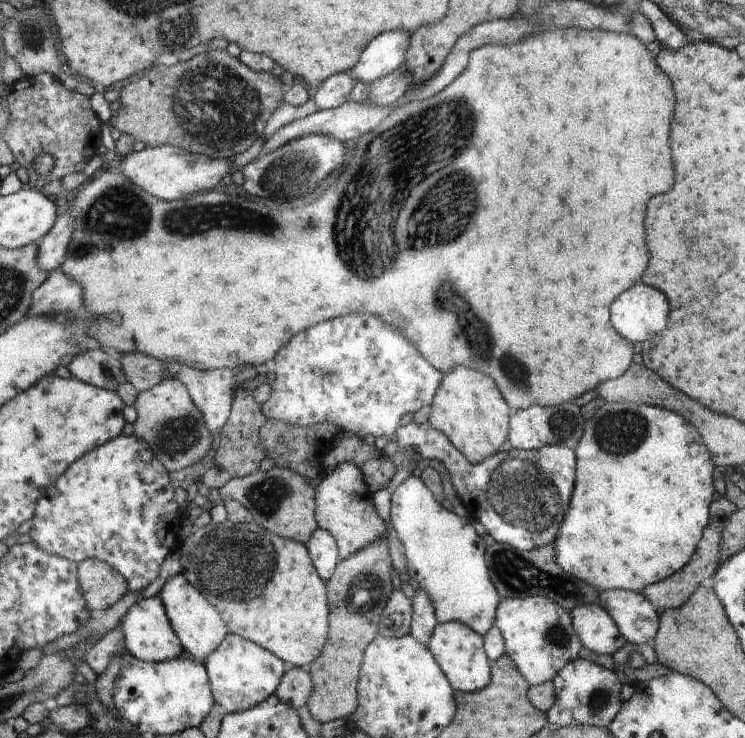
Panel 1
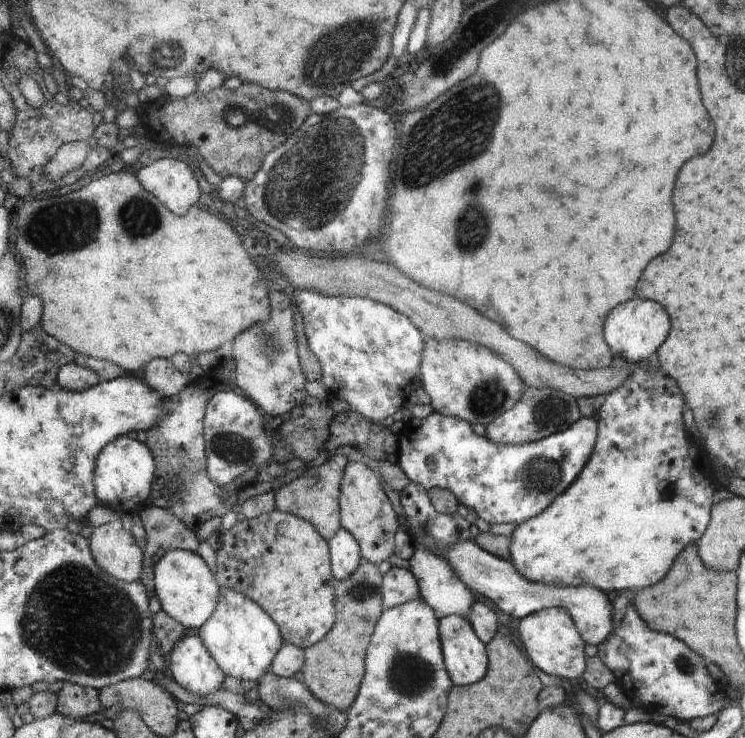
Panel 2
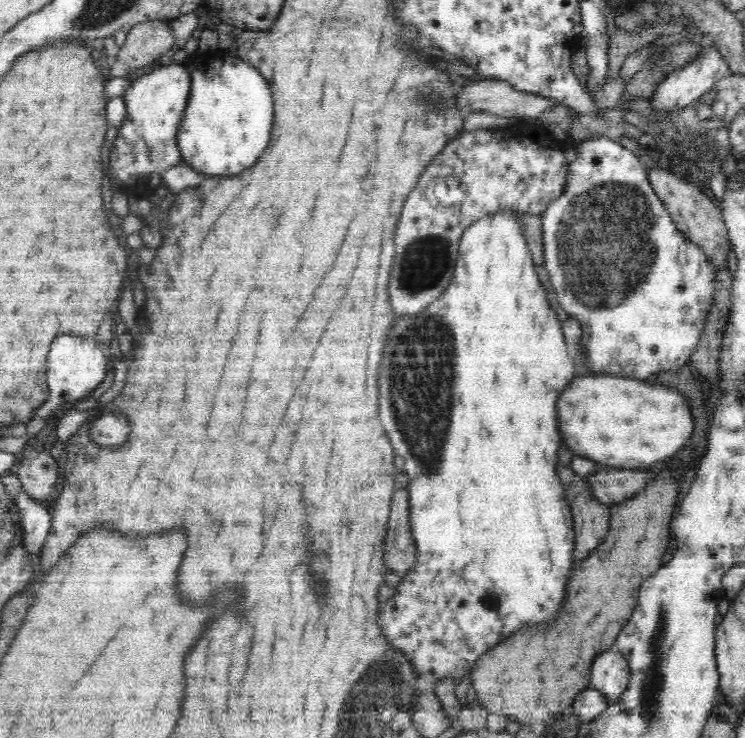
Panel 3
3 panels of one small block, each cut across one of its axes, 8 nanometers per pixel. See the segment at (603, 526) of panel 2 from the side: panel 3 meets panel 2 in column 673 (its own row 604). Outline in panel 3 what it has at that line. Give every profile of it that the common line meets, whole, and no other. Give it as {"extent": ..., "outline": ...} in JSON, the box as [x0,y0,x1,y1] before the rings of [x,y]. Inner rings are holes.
{"extent":[377,211,578,685],"outline":[[[501,211],[496,214],[490,214],[488,216],[480,218],[472,225],[468,226],[463,232],[462,239],[458,244],[459,254],[457,262],[455,264],[455,270],[446,290],[438,297],[433,304],[430,304],[426,309],[421,310],[415,315],[401,315],[396,318],[390,334],[388,334],[388,342],[384,346],[384,356],[382,356],[382,366],[380,366],[380,424],[384,426],[392,446],[394,446],[394,452],[398,456],[404,458],[404,472],[410,476],[410,486],[408,486],[409,494],[409,517],[411,534],[414,537],[413,542],[416,542],[416,556],[415,565],[402,576],[402,582],[398,584],[396,588],[396,594],[392,598],[386,601],[379,602],[379,610],[377,614],[378,625],[381,626],[382,637],[389,642],[390,649],[399,650],[408,661],[410,666],[414,670],[414,674],[419,677],[421,681],[427,681],[428,683],[440,683],[443,679],[450,679],[452,682],[456,682],[458,685],[462,680],[466,679],[466,676],[471,675],[471,671],[474,670],[476,662],[488,653],[488,650],[493,649],[494,646],[501,644],[508,638],[518,633],[518,630],[529,629],[530,626],[538,626],[538,624],[548,625],[548,622],[552,622],[560,612],[562,612],[562,606],[566,599],[566,588],[569,586],[570,574],[573,574],[574,564],[577,562],[574,560],[574,523],[573,514],[570,513],[570,504],[566,501],[565,486],[562,485],[561,478],[557,474],[558,466],[558,448],[562,444],[562,434],[560,434],[560,426],[558,426],[558,413],[557,402],[561,396],[562,390],[569,386],[570,382],[574,380],[578,374],[576,373],[577,365],[574,359],[568,357],[568,346],[566,346],[566,340],[562,333],[561,319],[559,313],[552,306],[551,297],[548,292],[540,283],[536,271],[534,271],[533,258],[531,257],[530,249],[528,249],[528,243],[526,243],[526,237],[524,237],[524,224],[519,221],[517,212],[514,211]],[[436,402],[436,404],[434,404]],[[388,416],[392,416],[392,424],[388,422]]]}

